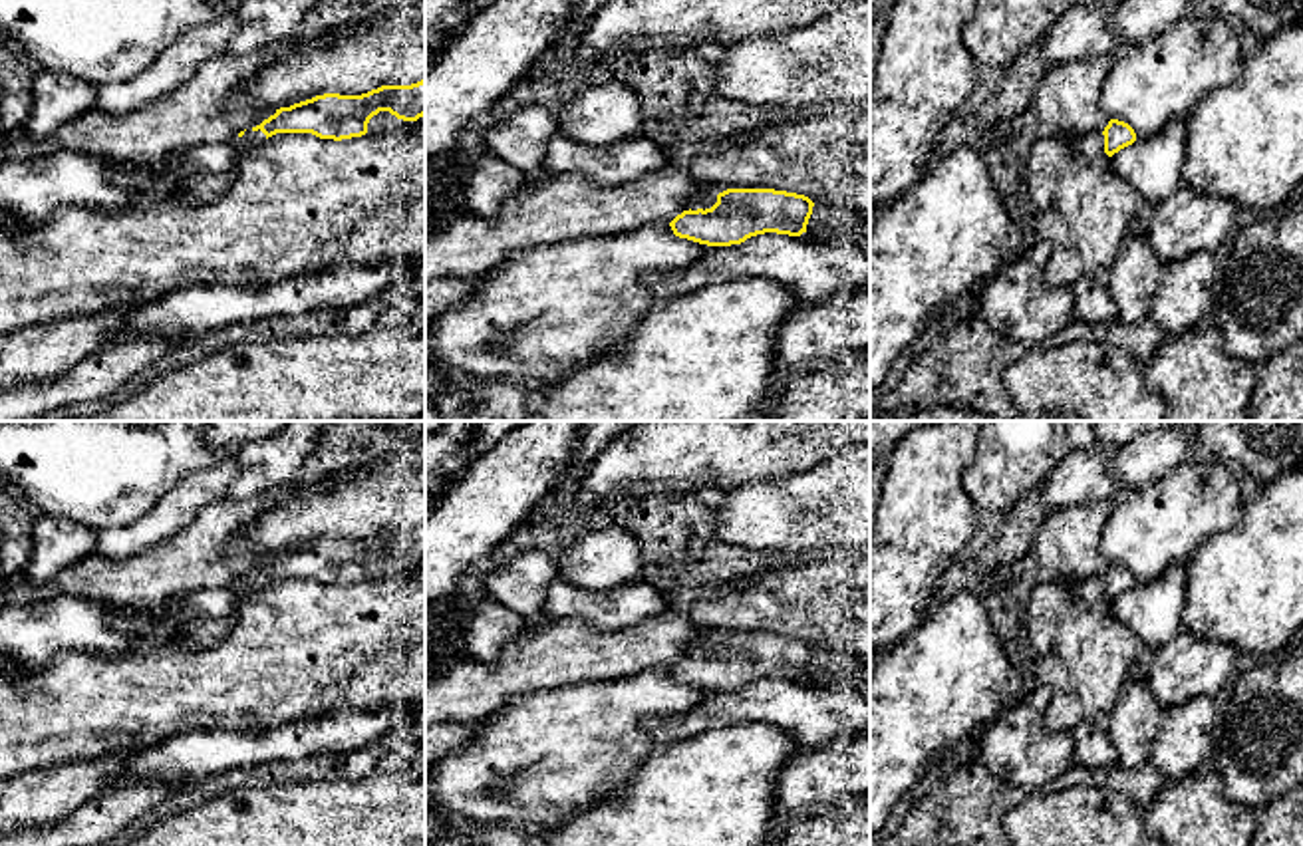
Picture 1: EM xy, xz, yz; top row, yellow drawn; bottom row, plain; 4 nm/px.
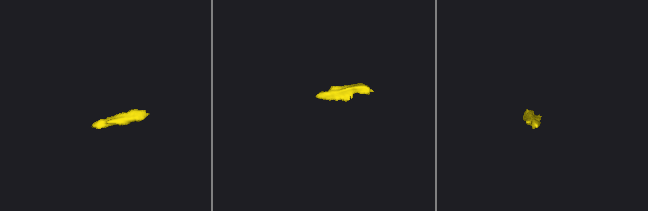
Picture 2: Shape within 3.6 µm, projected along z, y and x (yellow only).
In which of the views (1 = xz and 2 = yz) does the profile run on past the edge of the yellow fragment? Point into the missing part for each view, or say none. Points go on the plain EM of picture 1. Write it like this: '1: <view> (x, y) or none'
1: xz (823, 662)
2: yz (1091, 590)

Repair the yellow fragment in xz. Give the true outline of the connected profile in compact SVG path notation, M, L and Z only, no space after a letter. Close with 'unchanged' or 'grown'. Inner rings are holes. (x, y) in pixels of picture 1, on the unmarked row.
M727 634L703 637L669 671L675 681L707 691L741 689L751 681L777 677L820 683L824 673L856 673L866 665L854 655L814 649L808 641L775 634Z; grown

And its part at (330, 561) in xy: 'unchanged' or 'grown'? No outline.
grown

